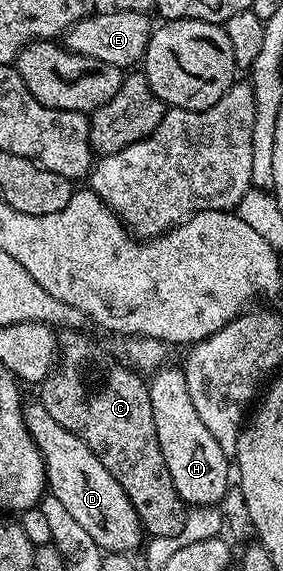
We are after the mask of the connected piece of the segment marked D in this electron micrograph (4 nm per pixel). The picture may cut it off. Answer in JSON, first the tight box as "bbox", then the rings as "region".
{"bbox":[24,400,145,551],"region":[[[32,400],[32,403],[29,401],[25,405],[24,419],[44,461],[44,476],[50,493],[90,532],[102,551],[135,551],[135,546],[139,547],[145,537],[144,528],[140,525],[138,512],[134,512],[134,504],[130,504],[122,484],[110,476],[102,460],[98,460],[98,456],[90,452],[87,444],[74,436],[74,432],[62,428],[62,424],[58,424],[58,420],[54,420],[54,416],[50,416],[50,412],[46,412],[38,400]]]}

